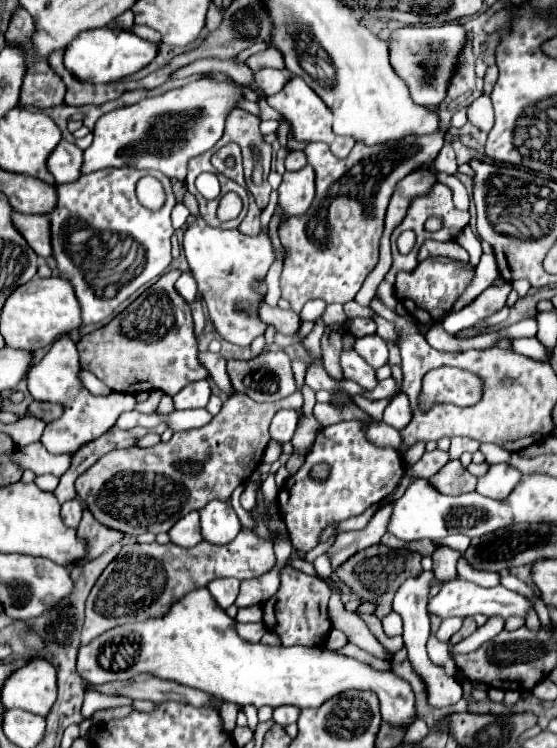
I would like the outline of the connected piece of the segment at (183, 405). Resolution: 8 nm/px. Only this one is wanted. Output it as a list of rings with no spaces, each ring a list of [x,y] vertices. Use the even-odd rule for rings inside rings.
[[[207,380],[193,382],[185,386],[181,392],[173,396],[173,408],[175,410],[187,410],[187,408],[205,408],[207,400],[211,396],[211,388]]]

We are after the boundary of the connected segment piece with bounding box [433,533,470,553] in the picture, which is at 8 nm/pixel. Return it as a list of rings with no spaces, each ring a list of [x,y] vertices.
[[[457,533],[449,535],[444,539],[434,540],[433,543],[448,546],[460,553],[464,553],[464,549],[467,549],[470,545],[470,538],[465,536],[465,534]]]

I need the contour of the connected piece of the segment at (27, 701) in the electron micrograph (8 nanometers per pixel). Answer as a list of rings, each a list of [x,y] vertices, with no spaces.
[[[31,658],[21,670],[15,670],[1,688],[5,708],[21,708],[47,716],[57,698],[57,670],[43,658]]]

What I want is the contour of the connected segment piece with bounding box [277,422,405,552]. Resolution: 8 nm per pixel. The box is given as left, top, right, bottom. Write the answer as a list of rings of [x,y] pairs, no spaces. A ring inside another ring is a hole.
[[[339,422],[319,430],[305,464],[285,482],[277,502],[283,520],[291,532],[295,550],[309,552],[319,544],[321,532],[331,522],[341,522],[351,516],[363,514],[369,506],[381,502],[405,474],[405,462],[391,446],[377,446],[365,438],[361,422]],[[317,462],[331,466],[329,480],[315,482],[309,478],[309,470]]]

